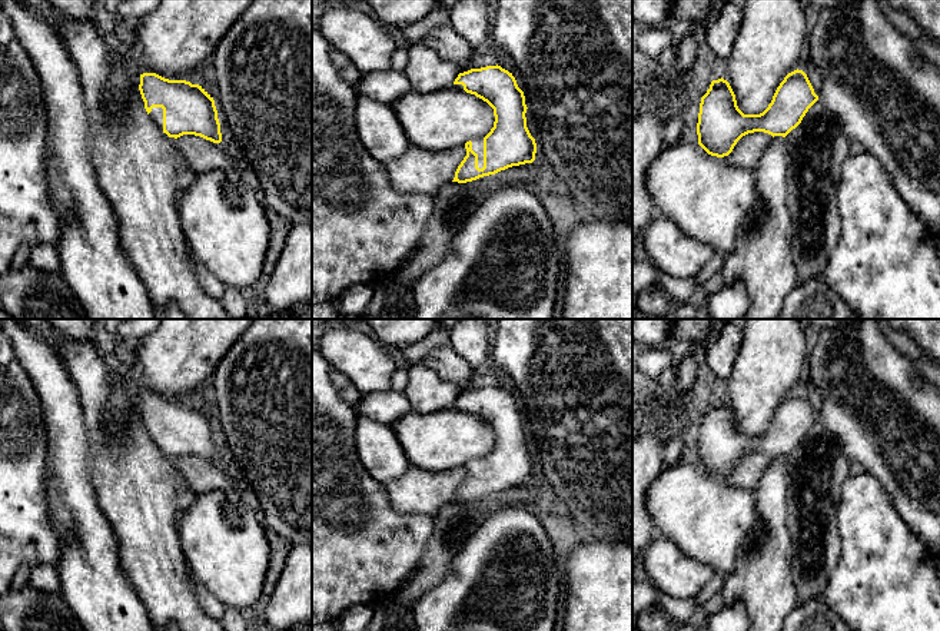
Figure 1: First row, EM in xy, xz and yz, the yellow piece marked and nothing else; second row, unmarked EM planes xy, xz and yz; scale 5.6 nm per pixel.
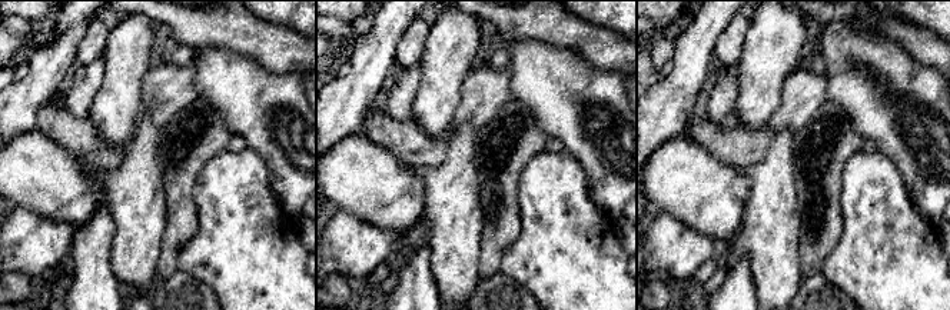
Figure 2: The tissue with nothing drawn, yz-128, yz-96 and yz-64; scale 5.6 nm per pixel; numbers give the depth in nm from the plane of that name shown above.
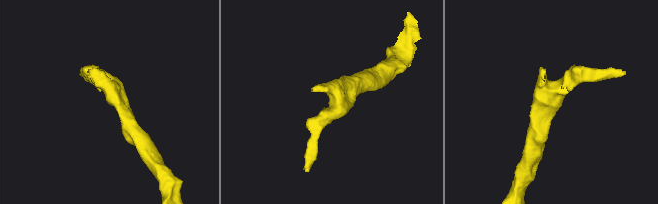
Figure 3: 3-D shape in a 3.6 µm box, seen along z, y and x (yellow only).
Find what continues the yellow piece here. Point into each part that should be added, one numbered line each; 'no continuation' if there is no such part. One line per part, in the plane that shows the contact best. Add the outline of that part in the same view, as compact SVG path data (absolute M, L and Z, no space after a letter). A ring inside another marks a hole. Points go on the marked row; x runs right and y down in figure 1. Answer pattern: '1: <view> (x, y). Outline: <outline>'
1: xz (477, 143). Outline: M484 137L472 139L472 150L478 155L478 167L484 167Z

